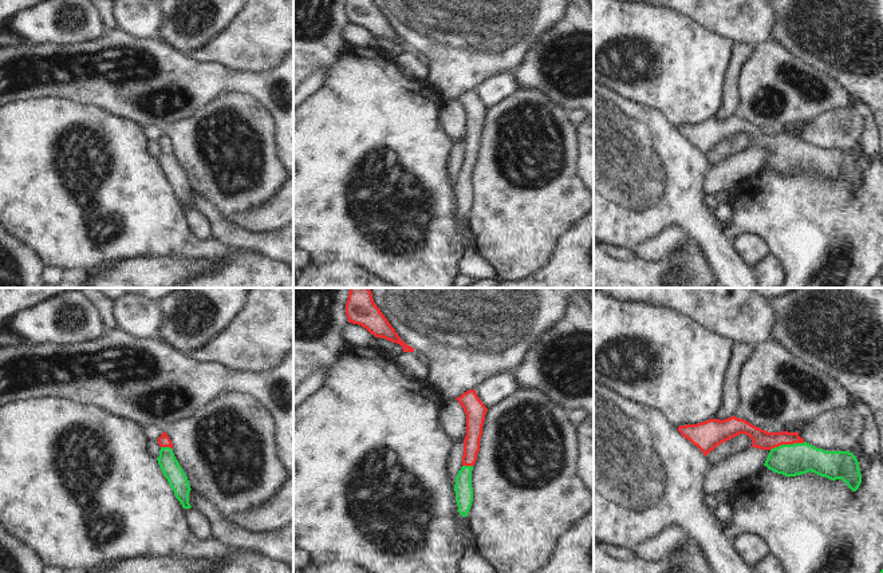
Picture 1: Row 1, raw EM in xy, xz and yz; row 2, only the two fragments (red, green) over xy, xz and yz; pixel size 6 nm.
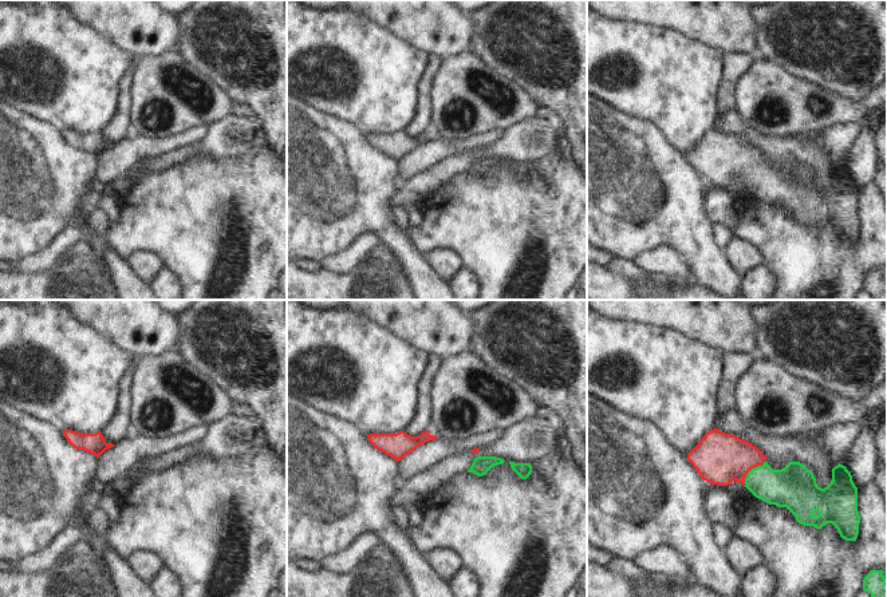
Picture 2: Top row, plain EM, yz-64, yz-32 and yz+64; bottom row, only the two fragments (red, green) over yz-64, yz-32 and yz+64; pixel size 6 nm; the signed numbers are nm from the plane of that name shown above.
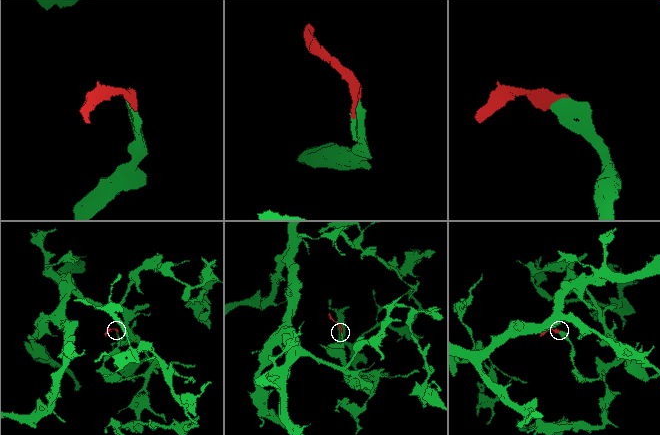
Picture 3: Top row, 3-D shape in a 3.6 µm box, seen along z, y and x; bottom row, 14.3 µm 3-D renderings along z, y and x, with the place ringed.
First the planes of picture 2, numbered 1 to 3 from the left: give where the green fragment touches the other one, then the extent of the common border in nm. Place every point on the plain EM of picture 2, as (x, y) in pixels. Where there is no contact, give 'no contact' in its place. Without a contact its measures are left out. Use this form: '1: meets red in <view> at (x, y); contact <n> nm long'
1: no contact
2: no contact
3: meets red in yz+64 at (751, 169); contact 190 nm long

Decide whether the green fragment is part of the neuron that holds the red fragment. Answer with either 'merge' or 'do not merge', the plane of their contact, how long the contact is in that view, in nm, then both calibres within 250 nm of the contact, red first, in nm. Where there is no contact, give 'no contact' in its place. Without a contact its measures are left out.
merge; contact in yz; length 220 nm; calibres 120 and 190 nm

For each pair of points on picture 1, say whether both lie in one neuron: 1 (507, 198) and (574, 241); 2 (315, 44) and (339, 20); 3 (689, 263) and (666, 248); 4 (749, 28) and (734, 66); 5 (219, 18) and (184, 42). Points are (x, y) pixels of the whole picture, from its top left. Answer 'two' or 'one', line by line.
1: two
2: one
3: two
4: two
5: one

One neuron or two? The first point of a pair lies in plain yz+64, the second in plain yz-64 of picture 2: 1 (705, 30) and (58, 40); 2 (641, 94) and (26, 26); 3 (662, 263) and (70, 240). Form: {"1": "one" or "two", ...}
{"1": "two", "2": "one", "3": "one"}

